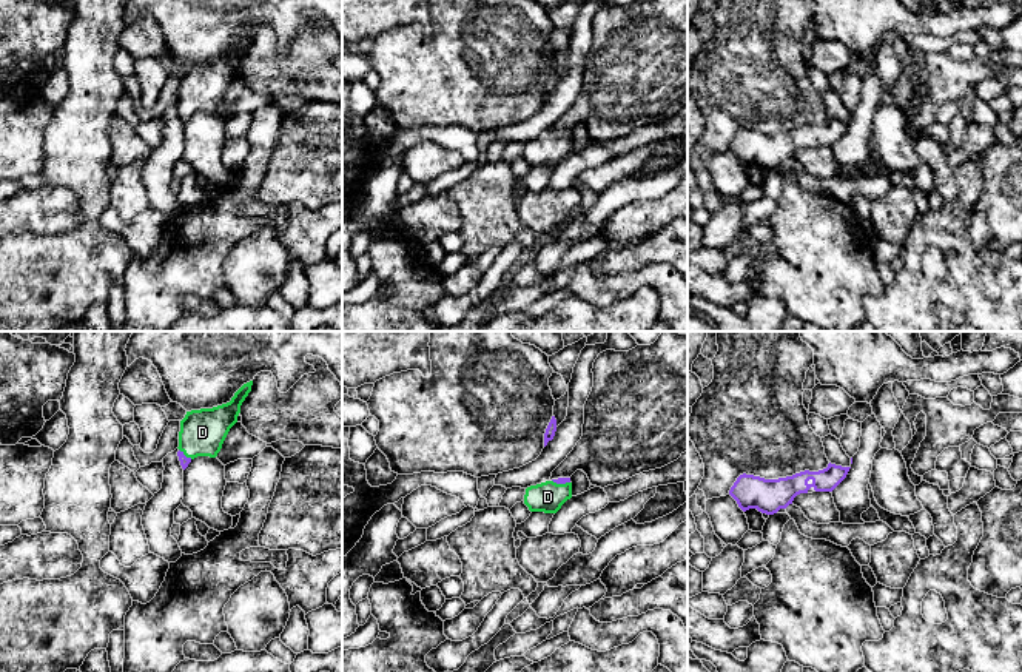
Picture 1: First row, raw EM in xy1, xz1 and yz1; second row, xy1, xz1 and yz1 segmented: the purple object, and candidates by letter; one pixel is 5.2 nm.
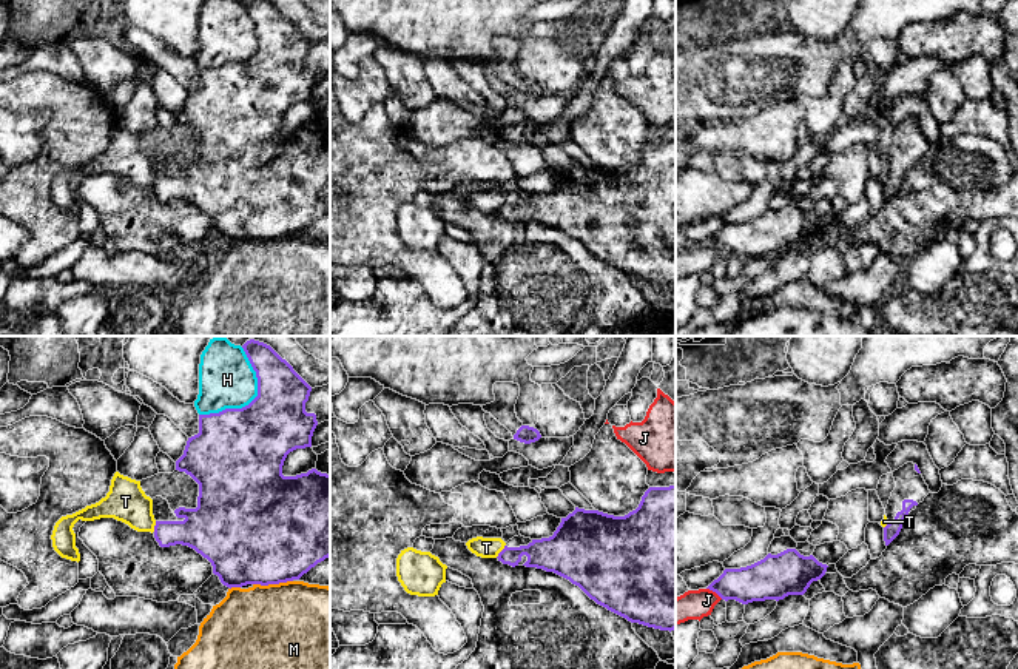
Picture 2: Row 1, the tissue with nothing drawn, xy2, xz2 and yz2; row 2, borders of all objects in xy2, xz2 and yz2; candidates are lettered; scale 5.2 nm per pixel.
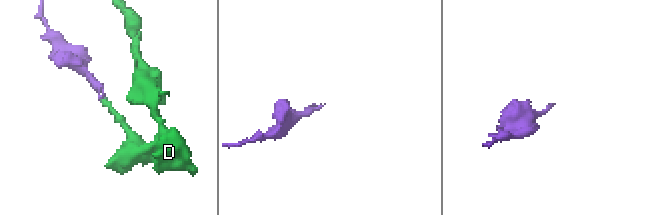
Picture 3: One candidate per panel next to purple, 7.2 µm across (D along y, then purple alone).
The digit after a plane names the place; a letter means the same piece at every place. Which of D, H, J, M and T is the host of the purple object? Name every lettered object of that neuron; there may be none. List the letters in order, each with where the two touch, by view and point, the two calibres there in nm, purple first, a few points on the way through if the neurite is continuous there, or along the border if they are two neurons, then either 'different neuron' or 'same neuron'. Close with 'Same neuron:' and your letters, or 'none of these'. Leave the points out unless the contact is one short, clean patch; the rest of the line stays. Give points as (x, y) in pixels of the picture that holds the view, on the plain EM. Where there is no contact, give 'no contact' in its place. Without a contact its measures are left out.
D: meets purple in xy1 at (184, 110); 50 nm thick on the purple side, 240 nm on the other; runs through xy1 (184, 116), (184, 110), (202, 87); same neuron
H: meets purple in xy2 at (253, 54); 400 nm thick on the purple side, 300 nm on the other; different neuron
J: meets purple in yz2 at (714, 245); 200 nm thick on the purple side, 160 nm on the other; different neuron
M: meets purple in xy2 at (272, 238); 500 nm thick on the purple side, 480 nm on the other; different neuron
T: meets purple in xz2 at (502, 205); 180 nm thick on the purple side, 110 nm on the other; border along xz2 (505, 199), (495, 211); different neuron
Same neuron: D

